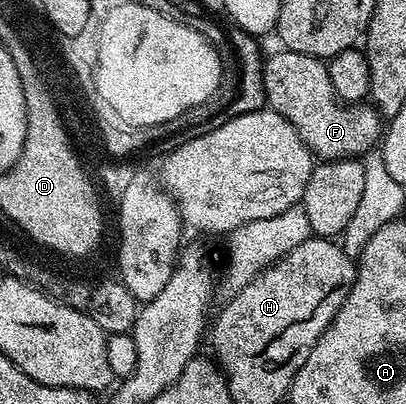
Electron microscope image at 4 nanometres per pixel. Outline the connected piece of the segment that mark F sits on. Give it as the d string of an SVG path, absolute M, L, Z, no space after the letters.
M279 48L272 58L270 55L264 61L263 79L267 106L285 116L285 120L297 128L301 140L316 159L359 158L367 151L376 149L381 138L379 113L370 104L340 102L333 92L324 59Z

